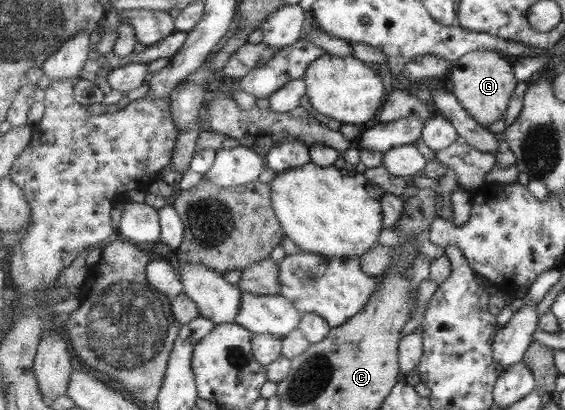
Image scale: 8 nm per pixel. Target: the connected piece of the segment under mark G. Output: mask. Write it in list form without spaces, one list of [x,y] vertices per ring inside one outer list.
[[[480,48],[460,57],[451,66],[451,81],[453,82],[452,92],[462,107],[484,128],[489,128],[489,125],[504,116],[509,109],[514,90],[519,84],[512,63],[508,63],[506,59],[500,59],[498,51],[491,48]]]

